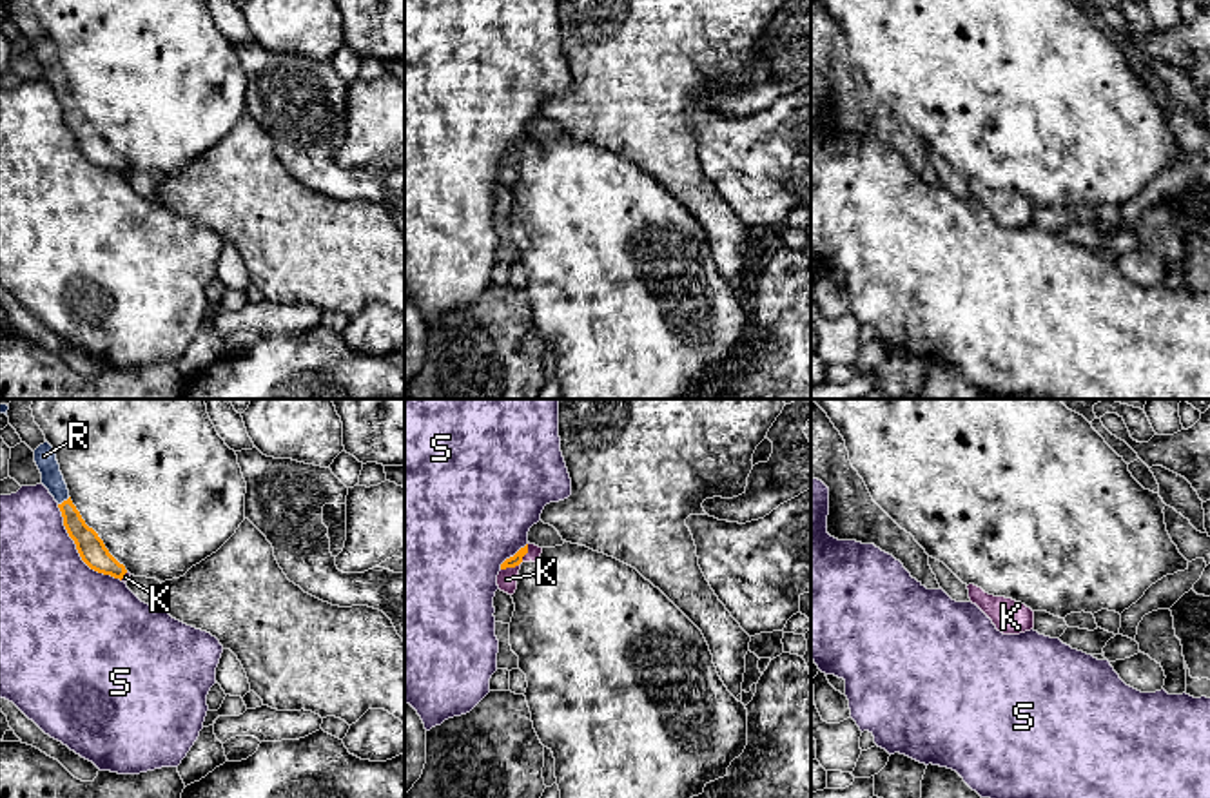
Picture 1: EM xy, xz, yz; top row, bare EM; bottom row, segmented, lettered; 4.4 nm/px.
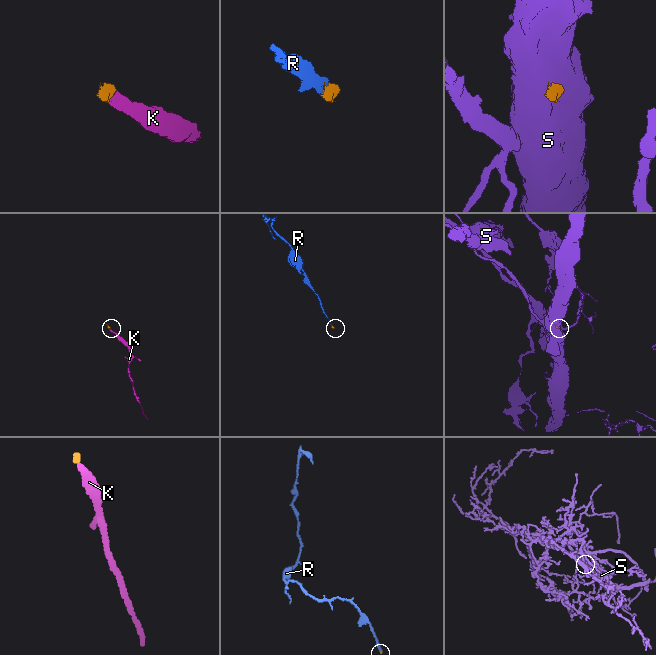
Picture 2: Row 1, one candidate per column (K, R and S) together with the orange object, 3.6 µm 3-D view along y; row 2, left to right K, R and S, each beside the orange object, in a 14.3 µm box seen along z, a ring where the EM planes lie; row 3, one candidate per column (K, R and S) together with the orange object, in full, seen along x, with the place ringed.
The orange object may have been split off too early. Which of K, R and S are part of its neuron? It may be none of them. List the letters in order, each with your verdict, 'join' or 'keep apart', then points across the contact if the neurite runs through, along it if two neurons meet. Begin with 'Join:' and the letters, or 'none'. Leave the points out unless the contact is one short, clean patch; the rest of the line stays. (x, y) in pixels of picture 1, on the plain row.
Join: K, R
K: join | across xz (514, 155), (519, 156), (507, 173)
R: join | across xy (91, 142), (73, 116), (64, 95), (44, 49)
S: keep apart

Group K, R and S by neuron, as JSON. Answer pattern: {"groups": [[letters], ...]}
{"groups": [["K", "R"], ["S"]]}

